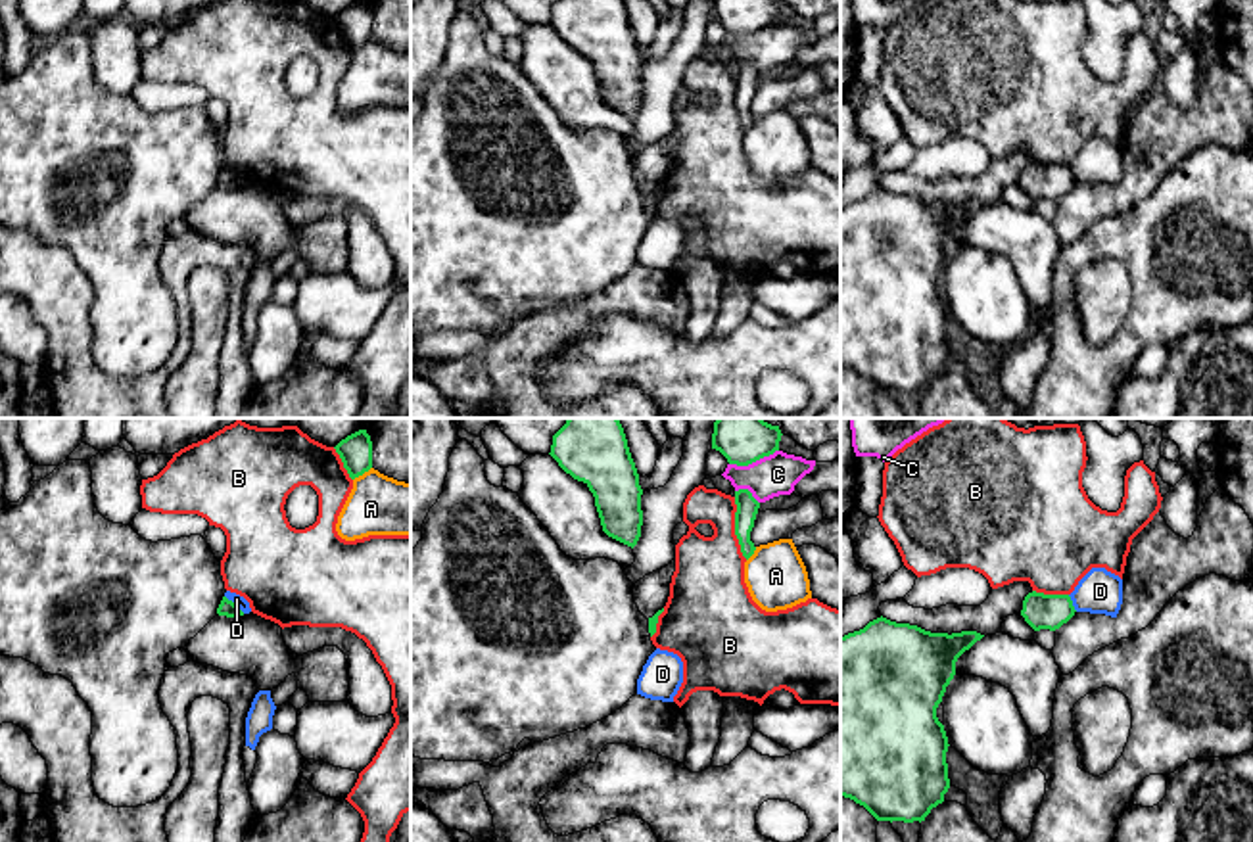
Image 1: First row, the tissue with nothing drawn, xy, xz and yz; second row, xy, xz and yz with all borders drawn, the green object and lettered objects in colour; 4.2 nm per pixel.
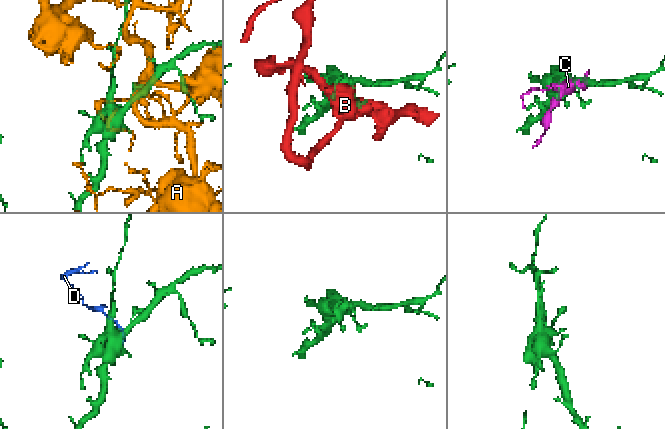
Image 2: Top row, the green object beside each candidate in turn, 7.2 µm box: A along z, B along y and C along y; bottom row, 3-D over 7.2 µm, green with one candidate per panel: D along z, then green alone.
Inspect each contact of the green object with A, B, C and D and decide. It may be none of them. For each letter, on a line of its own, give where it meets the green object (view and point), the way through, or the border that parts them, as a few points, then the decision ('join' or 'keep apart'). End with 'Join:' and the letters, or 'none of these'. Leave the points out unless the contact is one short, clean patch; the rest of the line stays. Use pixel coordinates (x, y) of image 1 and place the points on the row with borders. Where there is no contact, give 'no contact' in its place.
A: meets green in xy at (361, 474); keep apart
B: meets green in xz at (735, 528); keep apart
C: meets green in xz at (753, 461); keep apart
D: meets green in xy at (233, 603); border along xy (225, 595), (244, 612); keep apart
Join: none of these

